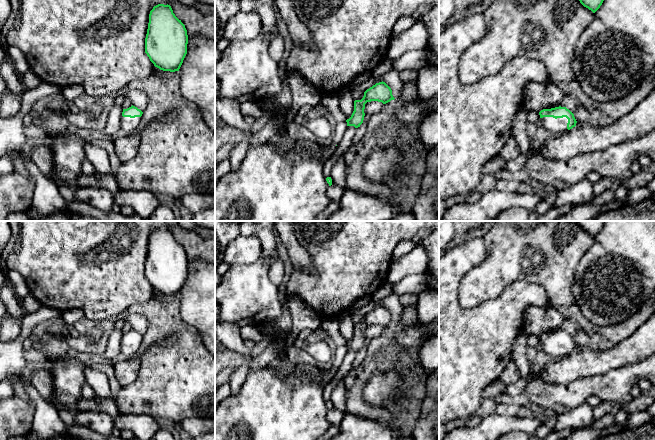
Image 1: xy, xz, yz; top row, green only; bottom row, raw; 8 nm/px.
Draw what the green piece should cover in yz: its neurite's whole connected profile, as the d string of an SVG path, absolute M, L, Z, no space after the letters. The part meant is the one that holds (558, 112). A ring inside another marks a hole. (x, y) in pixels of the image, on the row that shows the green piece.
M566 107L543 109L539 112L541 124L554 134L562 134L576 126L574 114Z

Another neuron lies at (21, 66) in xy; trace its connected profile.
M25 58L14 61L13 65L14 65L14 71L16 75L19 77L21 77L30 69L29 64Z

